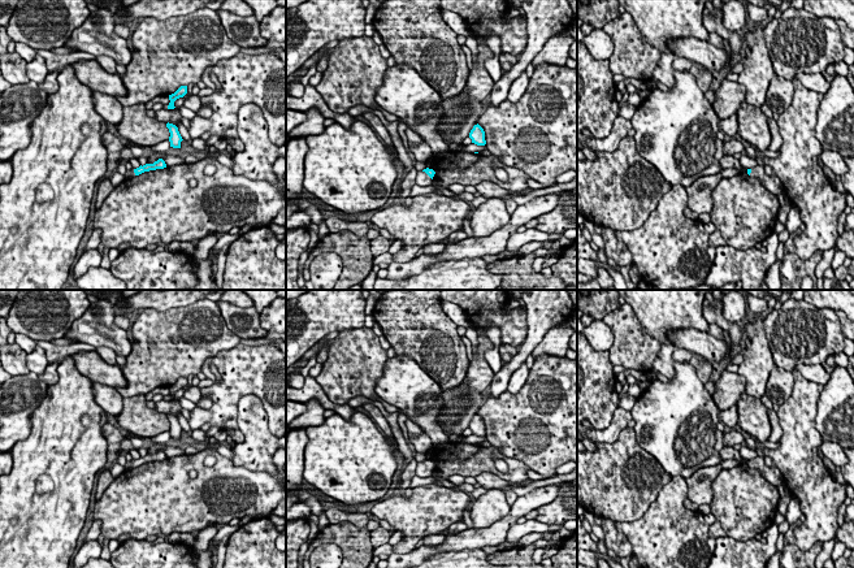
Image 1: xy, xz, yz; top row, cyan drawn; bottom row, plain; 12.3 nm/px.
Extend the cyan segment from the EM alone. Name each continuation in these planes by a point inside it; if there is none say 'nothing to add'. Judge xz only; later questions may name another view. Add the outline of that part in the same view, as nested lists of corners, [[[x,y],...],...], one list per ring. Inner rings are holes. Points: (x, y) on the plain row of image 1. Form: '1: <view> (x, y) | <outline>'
1: xz (423, 471) | [[[417,463],[416,476],[422,477],[422,478],[430,477],[432,476],[432,469],[425,463]]]

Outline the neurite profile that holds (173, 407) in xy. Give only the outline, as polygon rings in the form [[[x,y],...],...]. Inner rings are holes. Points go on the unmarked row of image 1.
[[[164,398],[162,400],[156,403],[155,409],[157,412],[165,415],[169,413],[177,417],[178,415],[181,415],[182,406],[177,398],[174,400],[169,400],[168,398]]]

